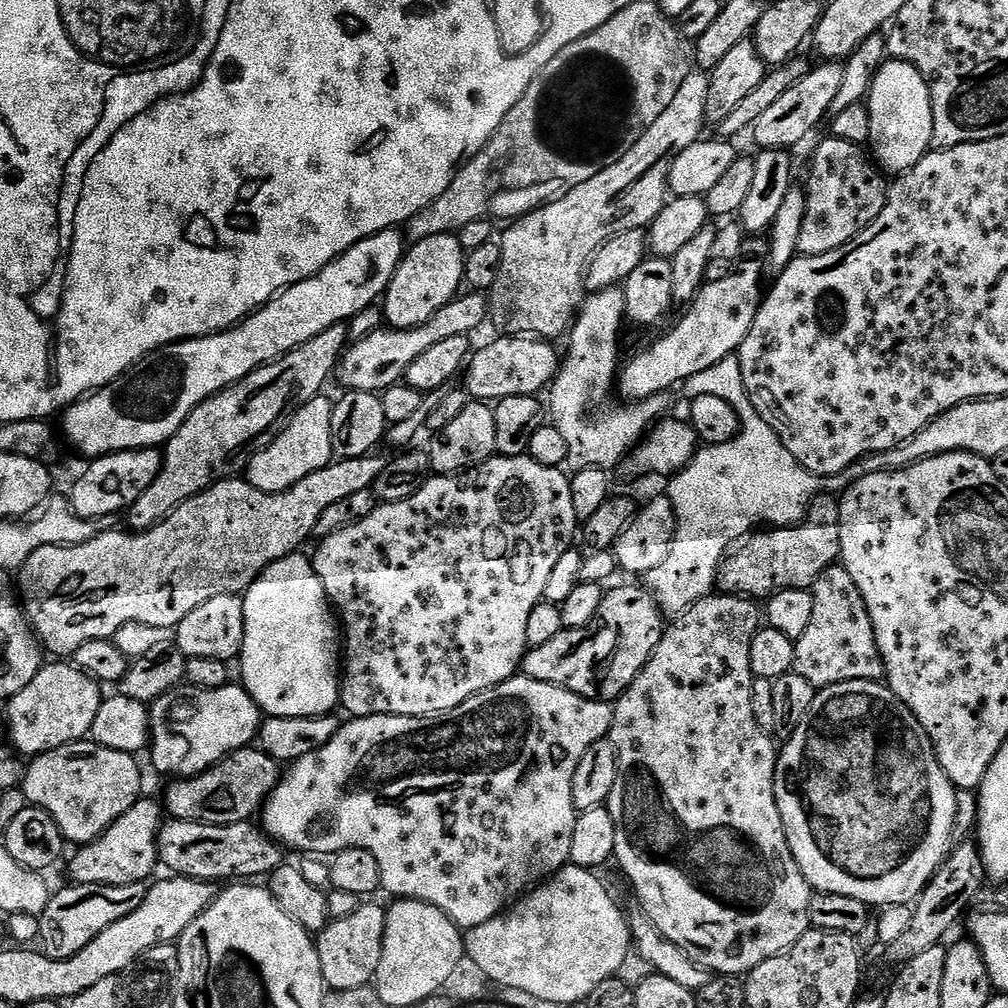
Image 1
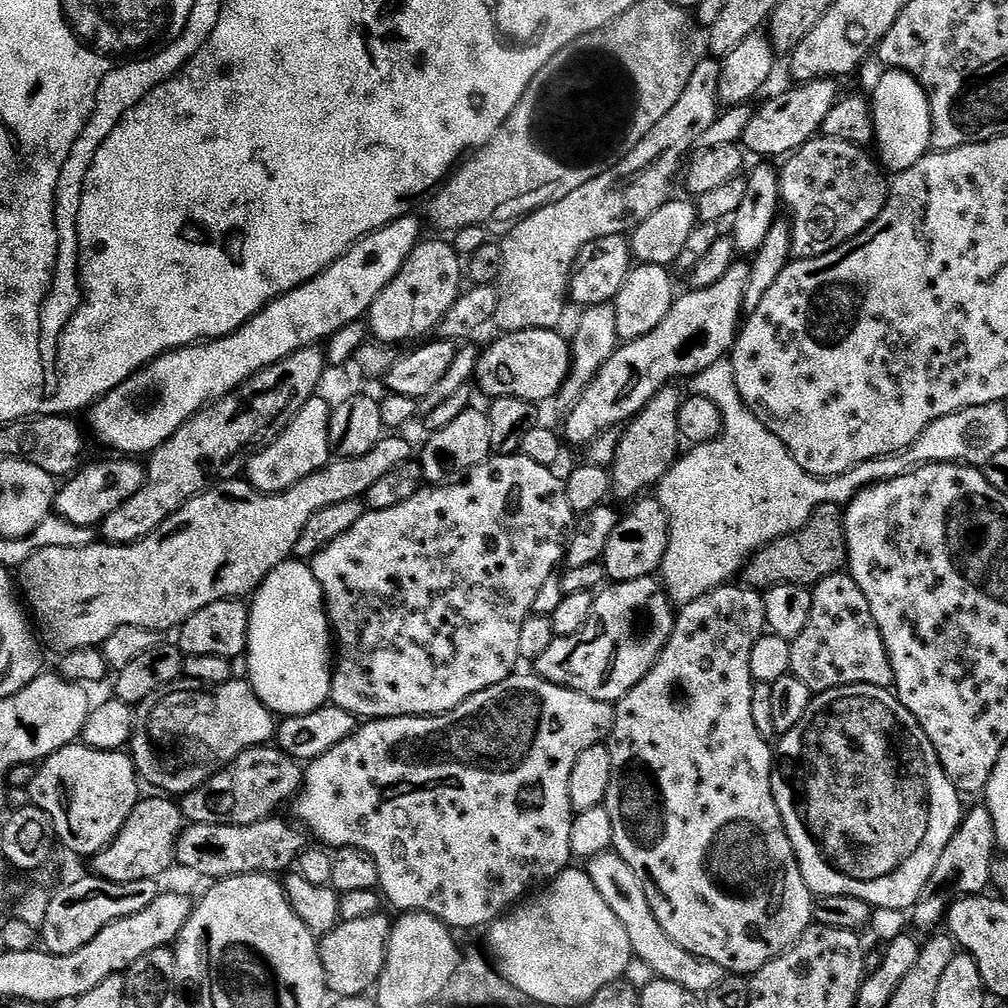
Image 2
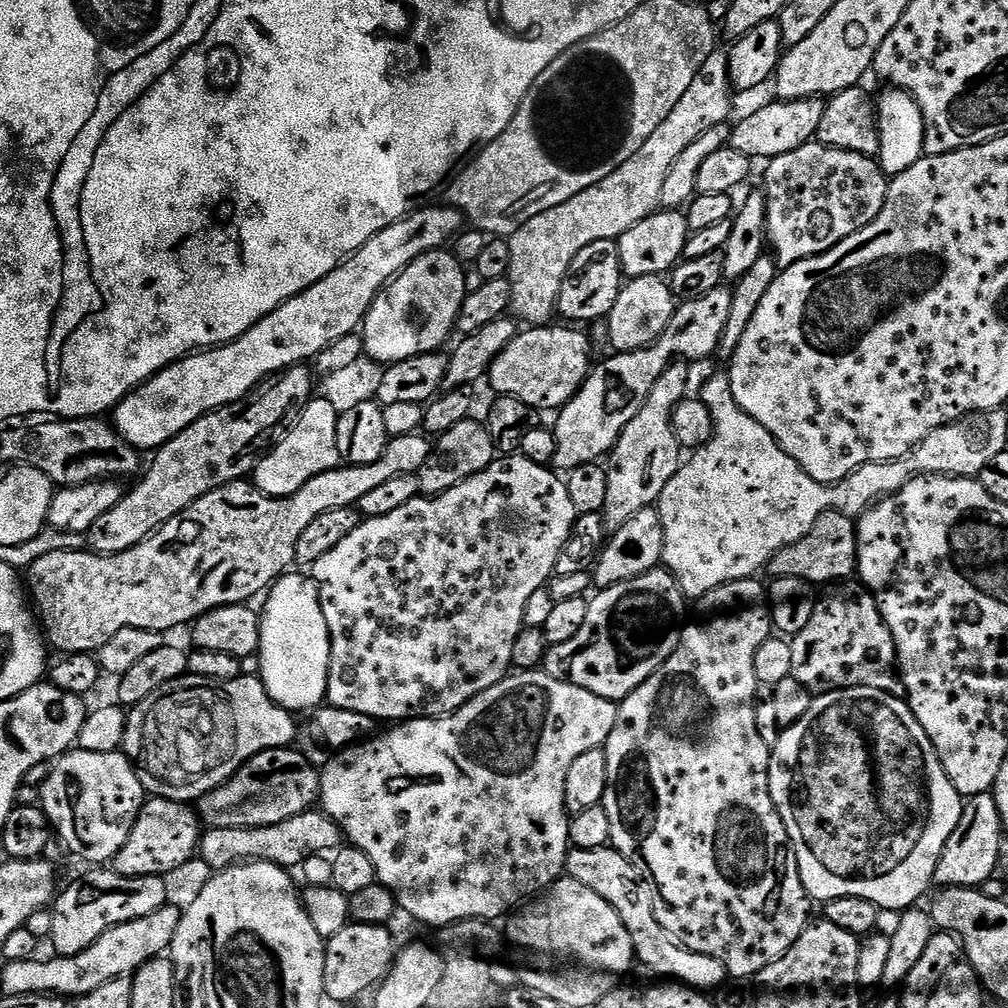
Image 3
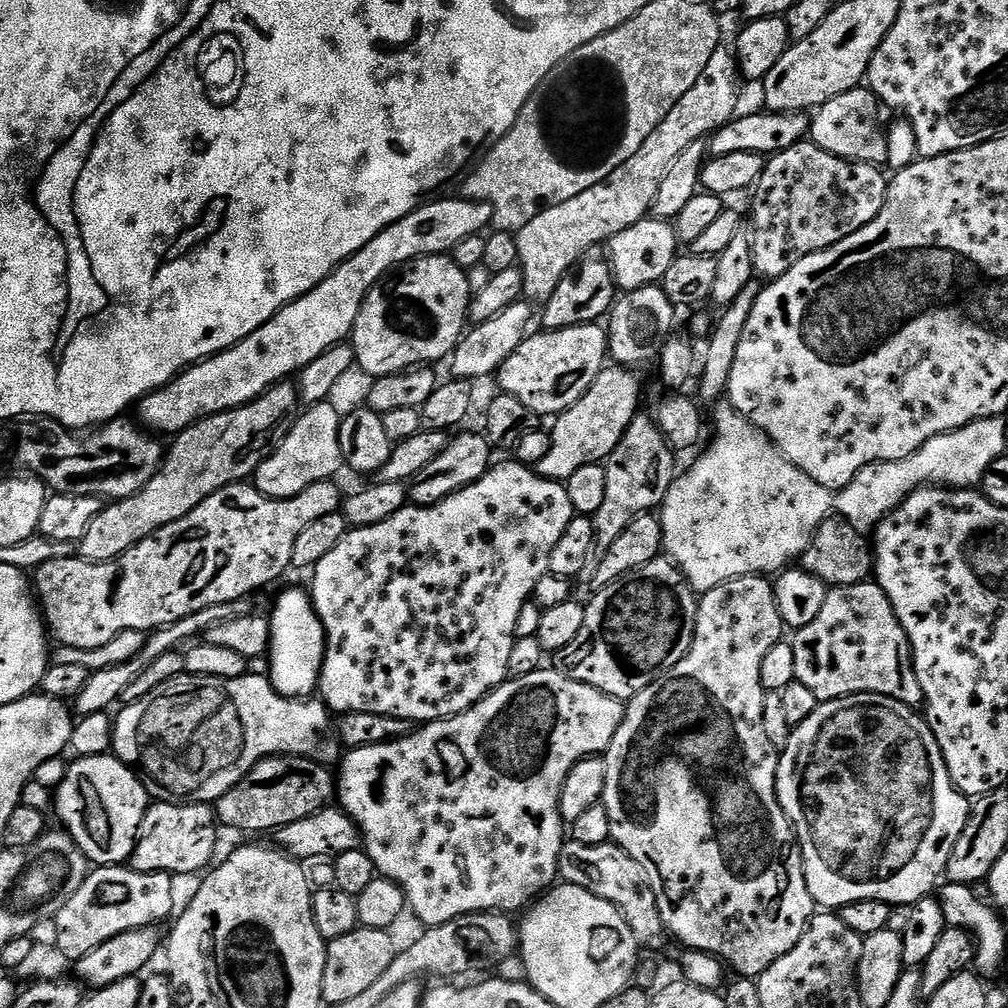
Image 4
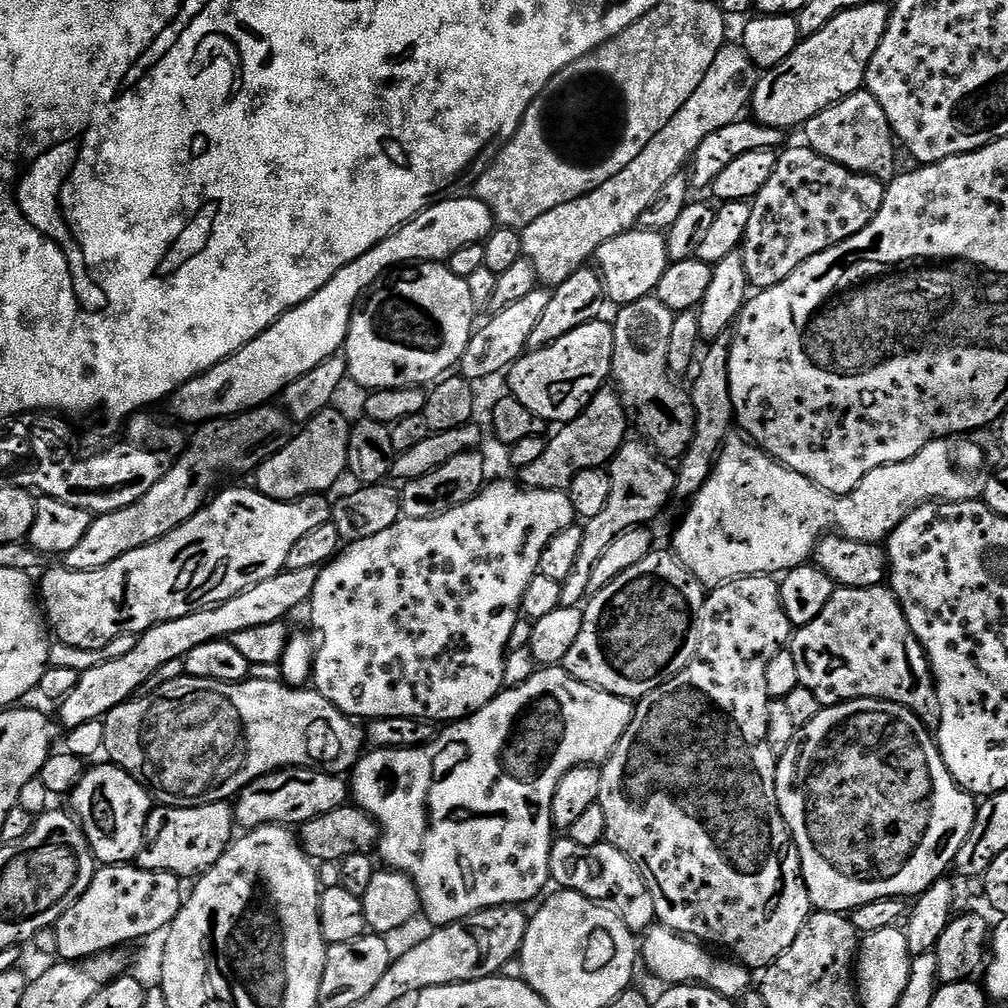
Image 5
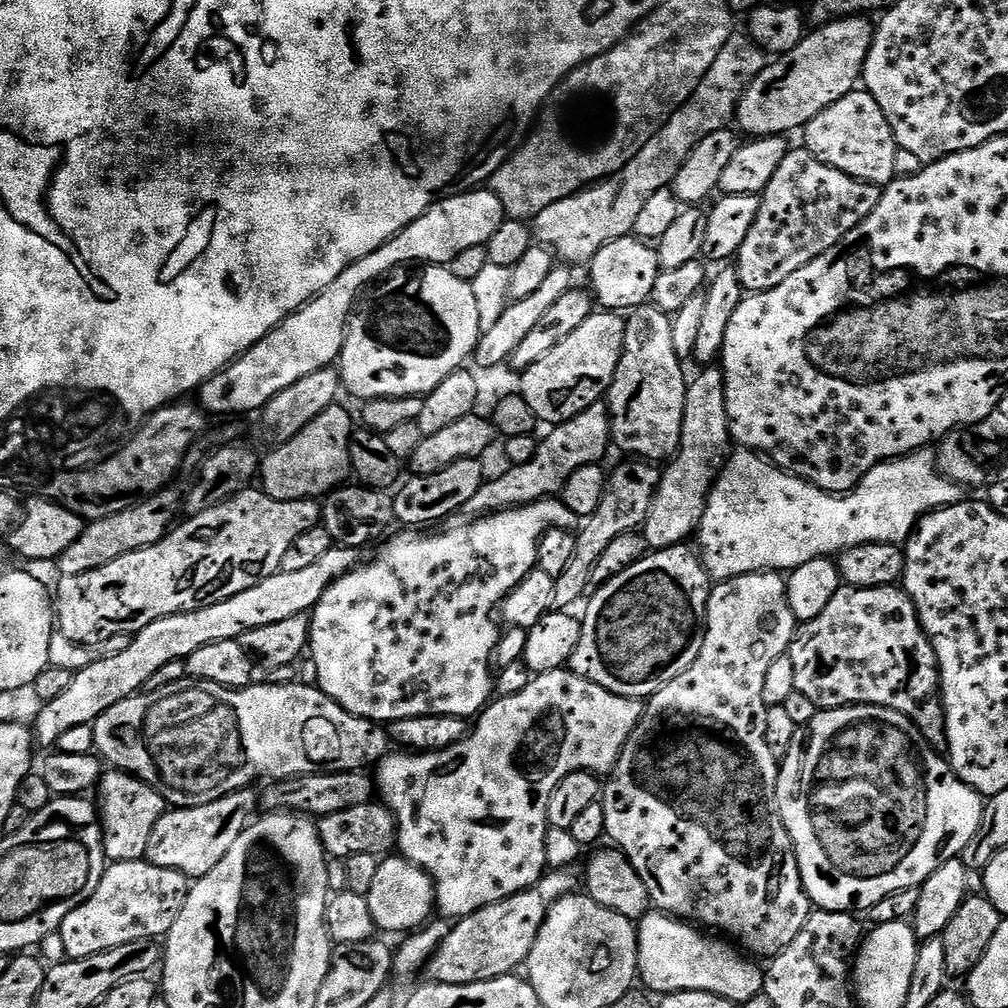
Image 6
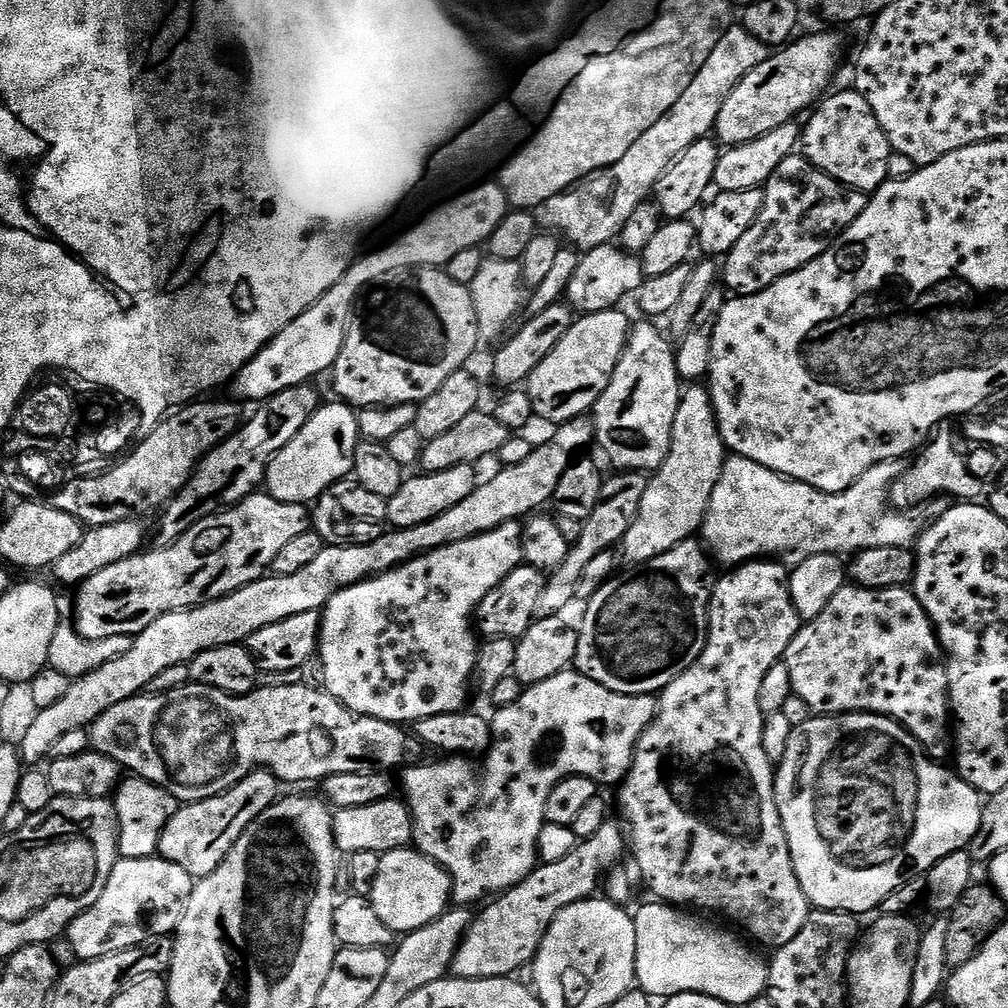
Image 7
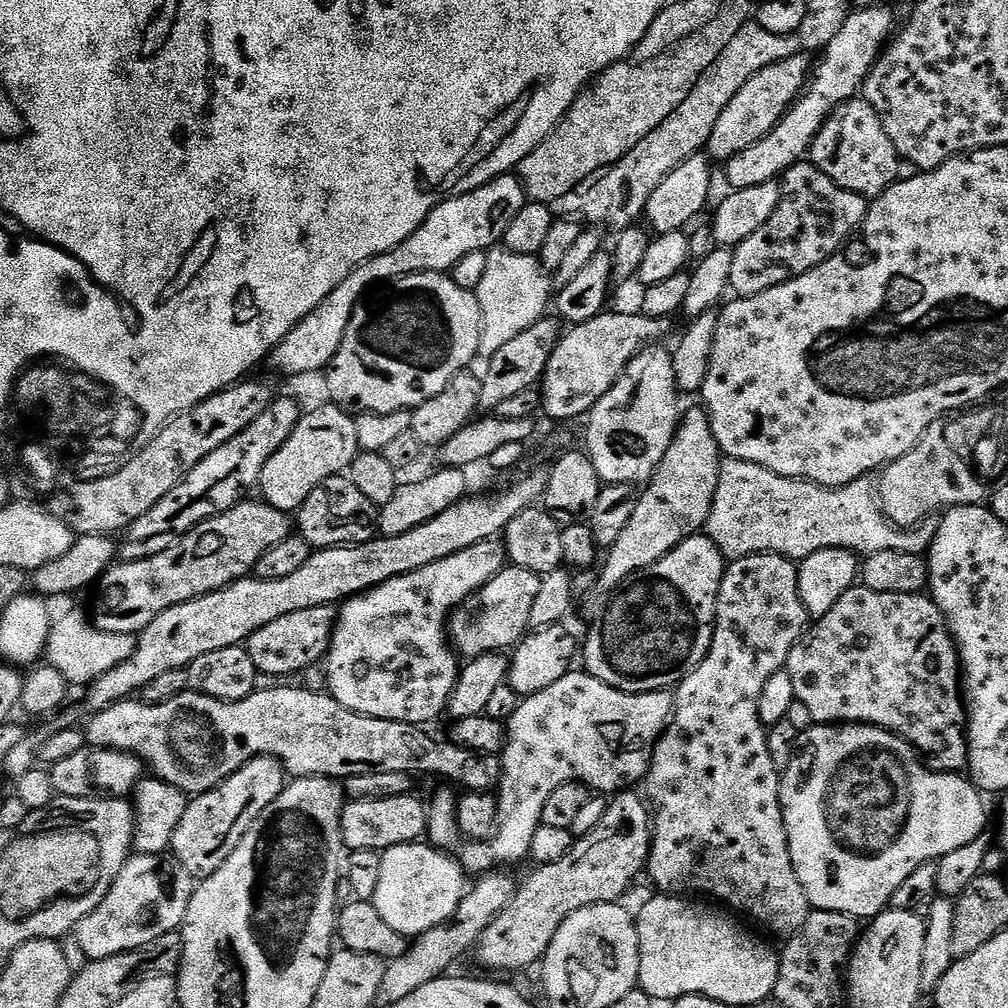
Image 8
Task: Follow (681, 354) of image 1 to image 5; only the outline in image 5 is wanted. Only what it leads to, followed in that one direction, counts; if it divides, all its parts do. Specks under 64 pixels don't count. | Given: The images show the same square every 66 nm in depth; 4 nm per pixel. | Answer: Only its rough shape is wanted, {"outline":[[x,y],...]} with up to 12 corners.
{"outline":[[601,390],[545,453],[523,487],[564,490],[602,468],[630,432],[615,390]]}

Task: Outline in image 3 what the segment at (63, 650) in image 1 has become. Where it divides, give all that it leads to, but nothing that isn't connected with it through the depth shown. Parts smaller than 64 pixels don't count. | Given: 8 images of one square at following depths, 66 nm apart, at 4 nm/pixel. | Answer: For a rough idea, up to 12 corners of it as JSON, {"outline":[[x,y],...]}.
{"outline":[[391,437],[369,464],[289,496],[235,480],[138,546],[26,570],[47,643],[100,651],[248,604],[302,530],[430,454]]}

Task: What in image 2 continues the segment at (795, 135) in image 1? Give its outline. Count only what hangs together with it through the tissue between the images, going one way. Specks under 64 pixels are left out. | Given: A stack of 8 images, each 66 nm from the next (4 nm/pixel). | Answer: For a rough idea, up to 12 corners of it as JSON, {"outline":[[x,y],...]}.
{"outline":[[832,78],[800,82],[757,107],[743,147],[784,158],[823,129]]}

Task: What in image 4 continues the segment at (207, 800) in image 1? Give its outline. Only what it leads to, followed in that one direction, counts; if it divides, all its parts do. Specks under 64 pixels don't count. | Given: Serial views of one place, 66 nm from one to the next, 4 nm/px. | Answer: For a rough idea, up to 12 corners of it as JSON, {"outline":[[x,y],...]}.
{"outline":[[306,756],[259,760],[216,819],[275,833],[329,807],[338,780]]}

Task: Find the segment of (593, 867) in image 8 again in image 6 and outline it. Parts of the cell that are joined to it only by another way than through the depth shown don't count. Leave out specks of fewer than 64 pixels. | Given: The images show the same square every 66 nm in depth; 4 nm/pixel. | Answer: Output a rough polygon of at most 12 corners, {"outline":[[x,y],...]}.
{"outline":[[571,867],[449,927],[426,965],[437,984],[510,976],[554,902]]}

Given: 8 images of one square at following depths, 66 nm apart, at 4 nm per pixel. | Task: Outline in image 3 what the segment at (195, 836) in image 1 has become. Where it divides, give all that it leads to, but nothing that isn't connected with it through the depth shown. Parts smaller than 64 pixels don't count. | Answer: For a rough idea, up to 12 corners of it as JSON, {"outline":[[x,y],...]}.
{"outline":[[323,810],[274,826],[208,828],[211,870],[254,860],[296,870],[344,833]]}

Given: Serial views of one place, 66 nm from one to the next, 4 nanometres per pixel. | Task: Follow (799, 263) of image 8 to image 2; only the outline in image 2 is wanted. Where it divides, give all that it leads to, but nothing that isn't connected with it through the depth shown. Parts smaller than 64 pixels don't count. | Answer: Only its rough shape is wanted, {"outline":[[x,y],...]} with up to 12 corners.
{"outline":[[820,134],[783,161],[792,254],[862,234],[890,180],[867,147]]}

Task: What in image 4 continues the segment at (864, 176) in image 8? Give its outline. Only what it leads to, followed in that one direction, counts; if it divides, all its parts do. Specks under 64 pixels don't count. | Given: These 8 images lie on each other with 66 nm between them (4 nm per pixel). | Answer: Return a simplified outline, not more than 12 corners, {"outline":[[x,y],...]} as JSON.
{"outline":[[861,86],[810,116],[826,154],[887,165],[882,105]]}

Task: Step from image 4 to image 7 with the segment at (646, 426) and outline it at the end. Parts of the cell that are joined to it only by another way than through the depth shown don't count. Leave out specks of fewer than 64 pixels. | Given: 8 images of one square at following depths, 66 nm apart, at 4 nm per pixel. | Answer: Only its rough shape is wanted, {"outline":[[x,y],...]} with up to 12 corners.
{"outline":[[620,472],[545,579],[537,617],[576,600],[586,565],[615,549],[638,518],[649,477]]}

